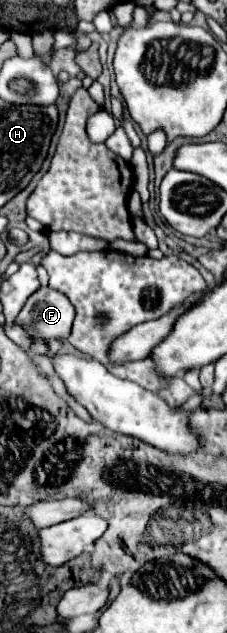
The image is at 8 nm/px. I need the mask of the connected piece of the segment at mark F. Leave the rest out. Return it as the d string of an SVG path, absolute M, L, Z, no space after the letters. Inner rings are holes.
M52 288L36 290L22 312L18 314L18 324L30 332L34 338L60 338L66 340L74 322L74 306L70 300Z

